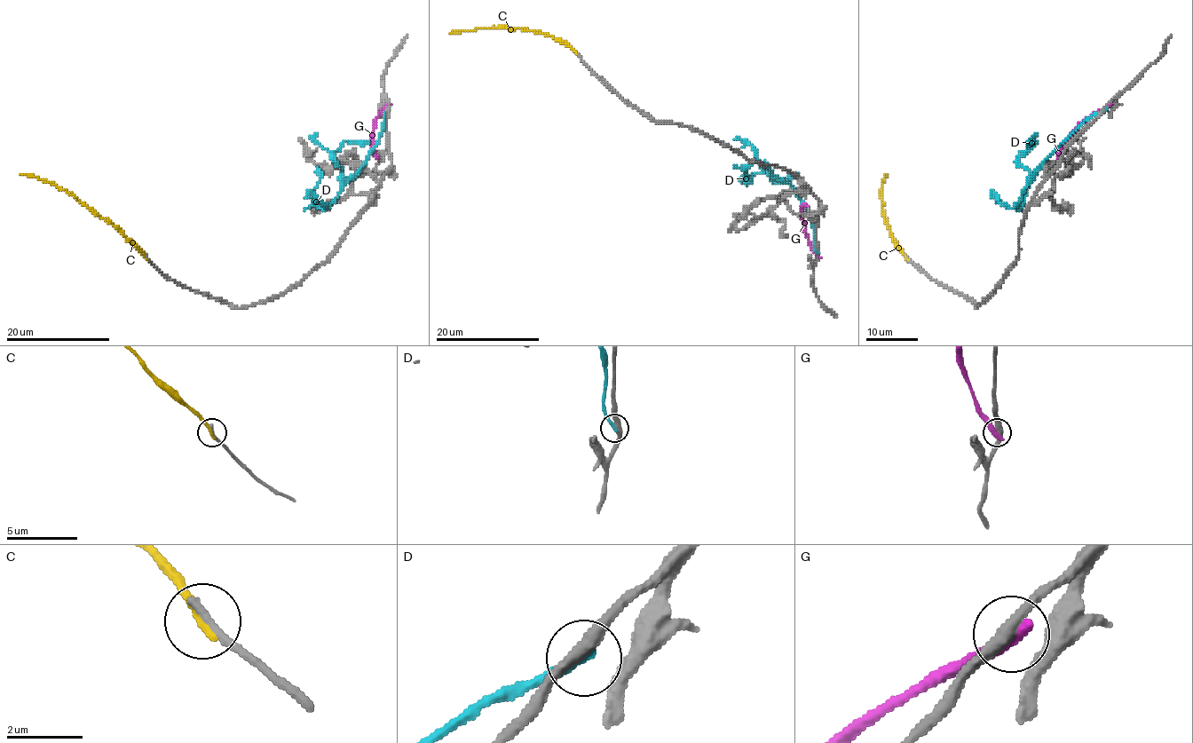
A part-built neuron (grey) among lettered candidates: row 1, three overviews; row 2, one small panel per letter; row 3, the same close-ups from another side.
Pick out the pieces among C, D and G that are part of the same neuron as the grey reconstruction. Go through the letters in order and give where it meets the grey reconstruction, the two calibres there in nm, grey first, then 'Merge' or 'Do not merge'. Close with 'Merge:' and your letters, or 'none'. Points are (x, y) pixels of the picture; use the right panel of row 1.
C: Touches grey at (906, 257). Thickness 240 nm (grey) against 260 nm. Do not merge
D: Touches grey at (1106, 108). Thickness 360 nm (grey) against 260 nm. Do not merge
G: Touches grey at (1108, 106). Thickness 360 nm (grey) against 500 nm. Do not merge
Merge: none

